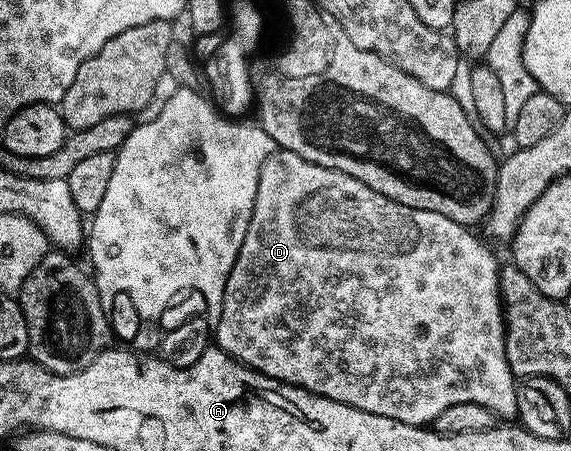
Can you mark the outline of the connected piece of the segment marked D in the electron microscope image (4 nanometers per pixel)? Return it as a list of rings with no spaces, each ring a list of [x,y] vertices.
[[[276,150],[261,169],[253,217],[249,221],[241,253],[237,253],[233,269],[225,281],[221,317],[214,325],[214,342],[246,367],[273,377],[278,383],[304,387],[315,395],[365,409],[365,413],[393,417],[393,421],[405,421],[418,427],[431,425],[438,415],[449,409],[449,405],[462,403],[481,405],[497,417],[503,418],[504,415],[507,418],[504,420],[514,420],[519,414],[519,387],[505,353],[507,324],[503,318],[503,300],[499,290],[501,263],[486,247],[488,244],[482,238],[479,240],[475,233],[472,228],[462,227],[457,221],[449,221],[449,217],[441,213],[401,205],[337,169],[305,161],[305,157],[292,151]]]

